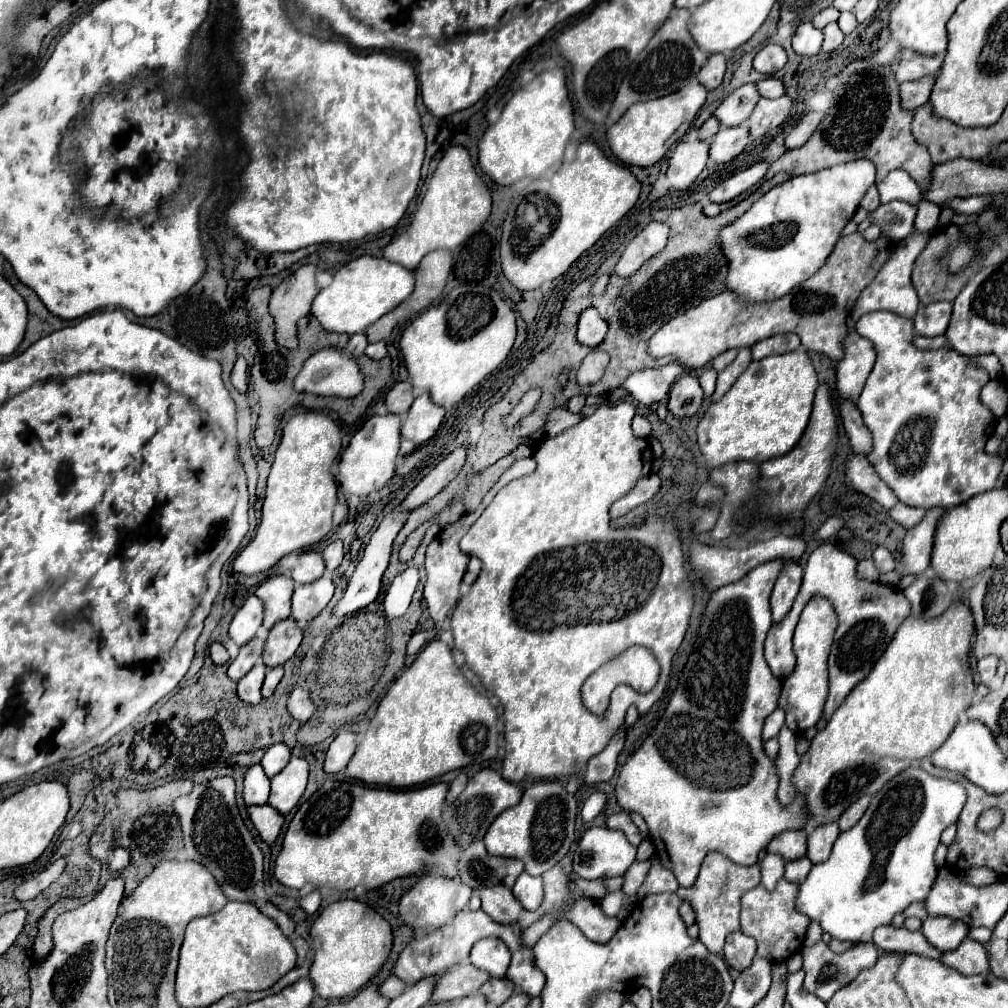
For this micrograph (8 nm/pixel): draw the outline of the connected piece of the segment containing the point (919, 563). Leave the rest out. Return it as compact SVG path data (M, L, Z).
M929 509L925 519L907 531L903 539L901 559L897 563L897 571L901 575L921 575L929 567L933 533L943 511L945 509Z

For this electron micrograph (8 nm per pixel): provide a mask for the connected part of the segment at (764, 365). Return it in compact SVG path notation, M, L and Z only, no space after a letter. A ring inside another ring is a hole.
M803 349L785 355L769 355L761 361L751 361L745 373L741 373L741 377L733 383L733 387L717 403L709 405L705 417L697 425L697 443L705 457L705 465L709 469L715 469L731 461L763 463L767 459L789 453L807 427L817 385L819 383L815 369Z

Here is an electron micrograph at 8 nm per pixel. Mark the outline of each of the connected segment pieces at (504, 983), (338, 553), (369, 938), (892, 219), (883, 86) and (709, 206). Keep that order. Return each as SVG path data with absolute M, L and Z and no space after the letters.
M495 977L495 979L489 979L479 989L479 993L487 997L487 1001L491 1003L491 1007L499 1007L503 1001L507 1001L507 997L509 997L509 993L513 993L513 989L515 989L513 981L509 981L507 977L503 977L503 979Z
M335 539L325 551L323 551L323 559L327 565L327 571L333 571L339 567L339 563L343 561L343 541Z
M343 899L325 907L309 933L315 951L309 979L323 999L343 999L357 993L377 975L391 949L389 923L369 905L355 899Z
M892 201L887 205L879 205L869 213L873 225L881 227L881 235L891 241L901 241L913 231L913 221L917 215L917 205L903 201Z
M857 59L849 63L837 77L833 77L833 83L847 83L851 87L839 101L837 109L823 119L803 147L783 153L775 163L769 165L767 179L775 177L777 173L789 173L791 177L805 175L863 157L875 163L879 181L883 181L893 169L905 169L919 183L919 187L925 187L929 181L929 167L933 167L931 157L927 149L911 135L913 111L901 109L897 95L899 83L895 81L893 73L875 61Z
M735 199L735 201L729 201L729 203L705 203L703 213L705 213L707 217L715 217L715 215L719 215L721 211L725 211L725 209L733 207L735 203L737 203L737 199Z

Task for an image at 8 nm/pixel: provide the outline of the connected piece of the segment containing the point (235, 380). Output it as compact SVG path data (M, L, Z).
M237 357L235 361L235 367L231 371L231 383L237 391L245 393L247 391L247 363L245 363L245 357Z

